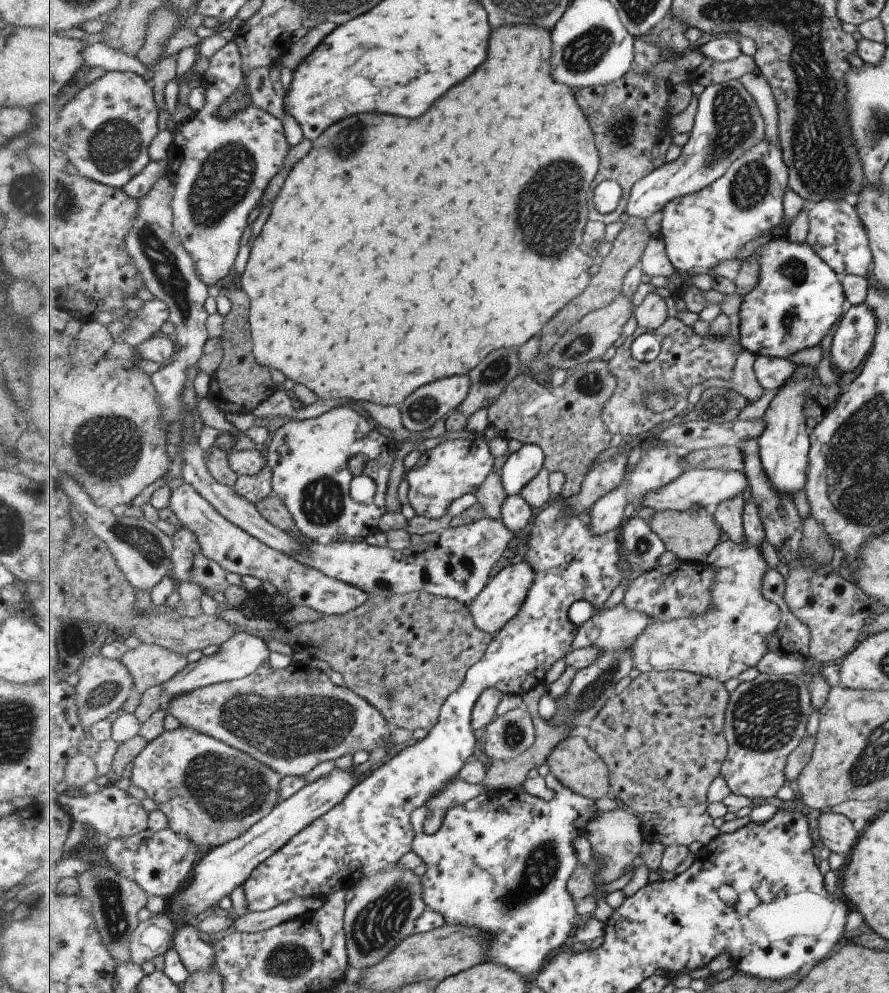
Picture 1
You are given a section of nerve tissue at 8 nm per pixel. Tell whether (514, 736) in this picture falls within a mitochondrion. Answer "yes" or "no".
yes

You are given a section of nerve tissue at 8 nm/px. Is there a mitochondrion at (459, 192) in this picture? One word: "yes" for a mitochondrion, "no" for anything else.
no

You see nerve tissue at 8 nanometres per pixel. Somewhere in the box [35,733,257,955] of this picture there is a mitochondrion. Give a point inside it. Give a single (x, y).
(109, 894)

